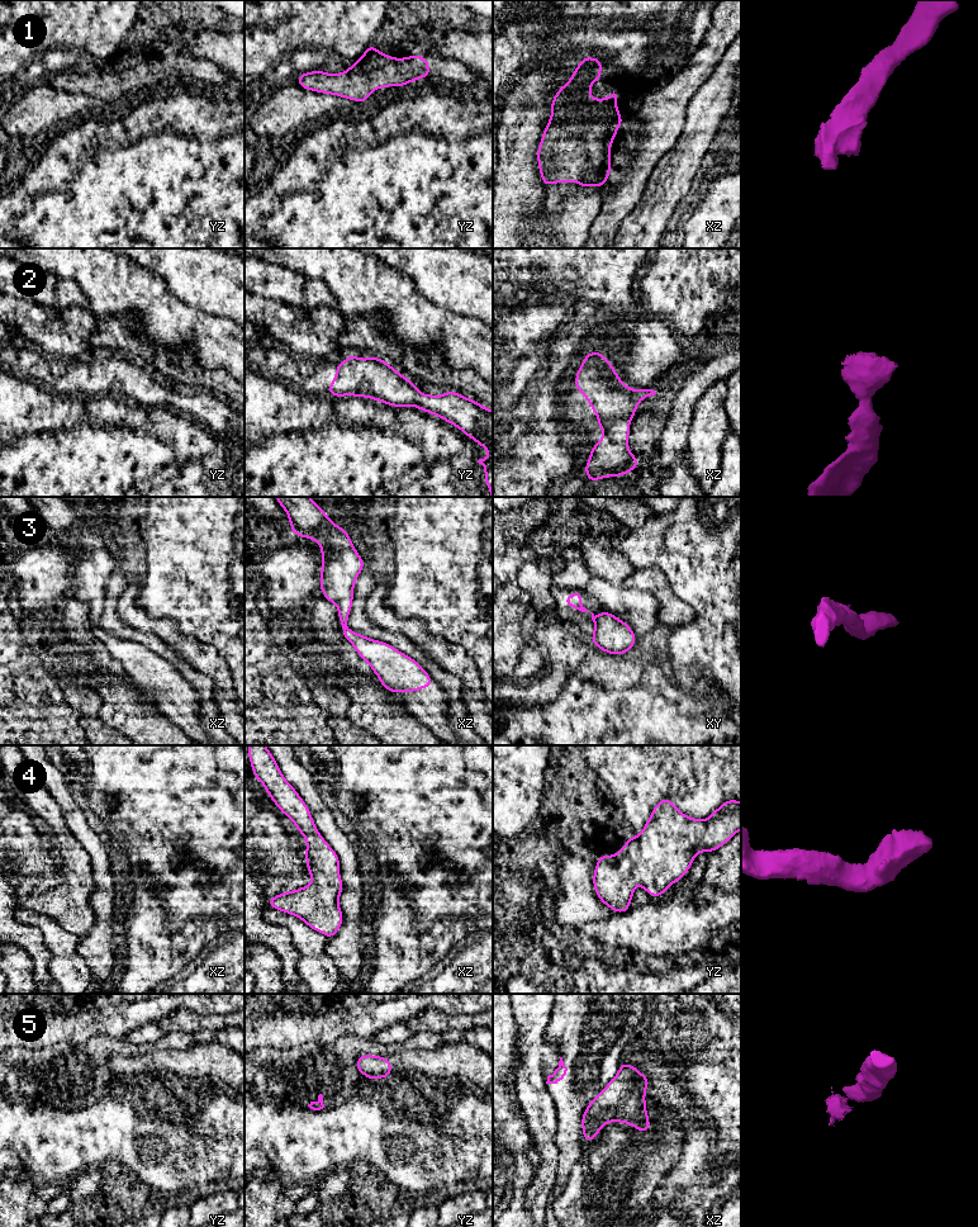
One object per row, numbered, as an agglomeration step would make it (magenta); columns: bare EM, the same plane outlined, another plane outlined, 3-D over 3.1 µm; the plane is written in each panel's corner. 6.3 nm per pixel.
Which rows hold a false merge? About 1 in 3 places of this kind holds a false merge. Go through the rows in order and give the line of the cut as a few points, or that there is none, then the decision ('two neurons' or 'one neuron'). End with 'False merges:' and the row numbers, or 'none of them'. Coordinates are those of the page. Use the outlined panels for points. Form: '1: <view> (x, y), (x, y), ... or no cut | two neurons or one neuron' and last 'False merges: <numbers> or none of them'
1: no cut | one neuron
2: no cut | one neuron
3: xy (596, 616), (593, 621) | two neurons
4: no cut | one neuron
5: yz (371, 1079), (375, 1080) | two neurons
False merges: 3, 5

